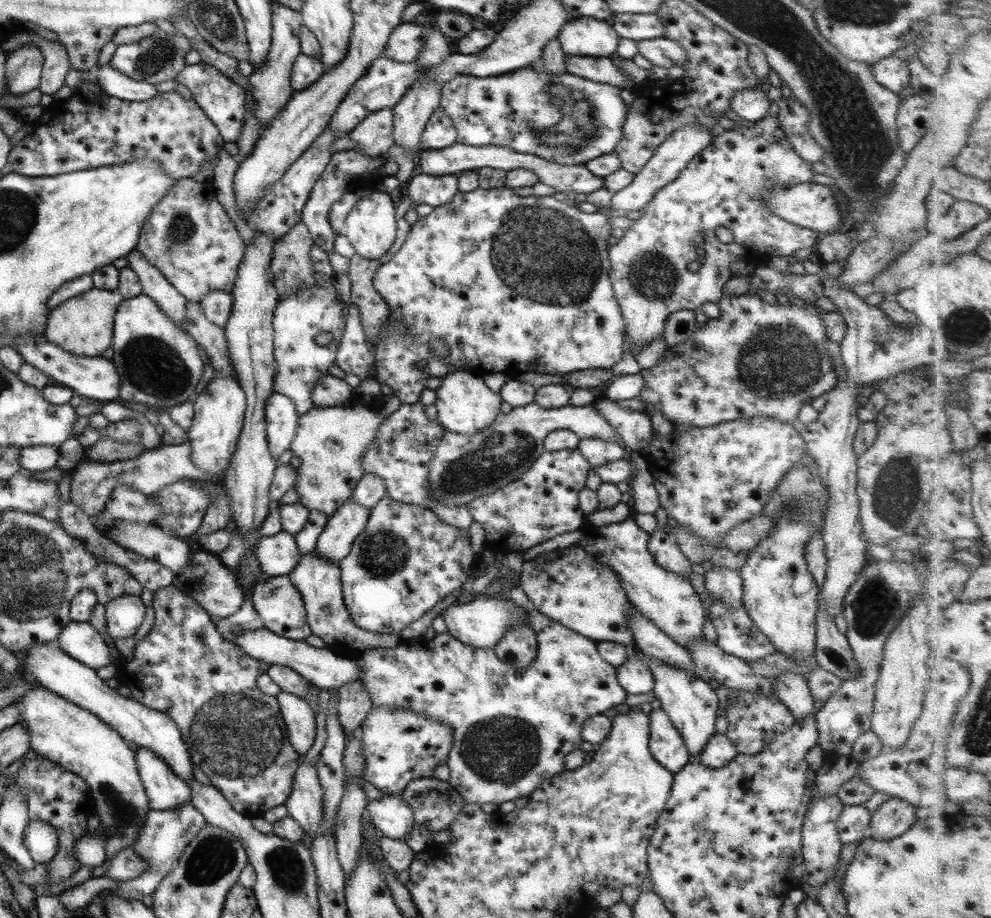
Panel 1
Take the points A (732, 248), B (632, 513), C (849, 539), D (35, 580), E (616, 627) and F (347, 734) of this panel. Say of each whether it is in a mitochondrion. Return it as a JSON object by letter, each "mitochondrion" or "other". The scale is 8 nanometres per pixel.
{"A":"other","B":"other","C":"other","D":"mitochondrion","E":"other","F":"other"}

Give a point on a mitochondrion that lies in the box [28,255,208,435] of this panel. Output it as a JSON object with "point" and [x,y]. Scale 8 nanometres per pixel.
{"point":[153,366]}

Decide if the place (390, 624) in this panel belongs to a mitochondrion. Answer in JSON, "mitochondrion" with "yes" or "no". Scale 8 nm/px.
{"mitochondrion":"no"}

